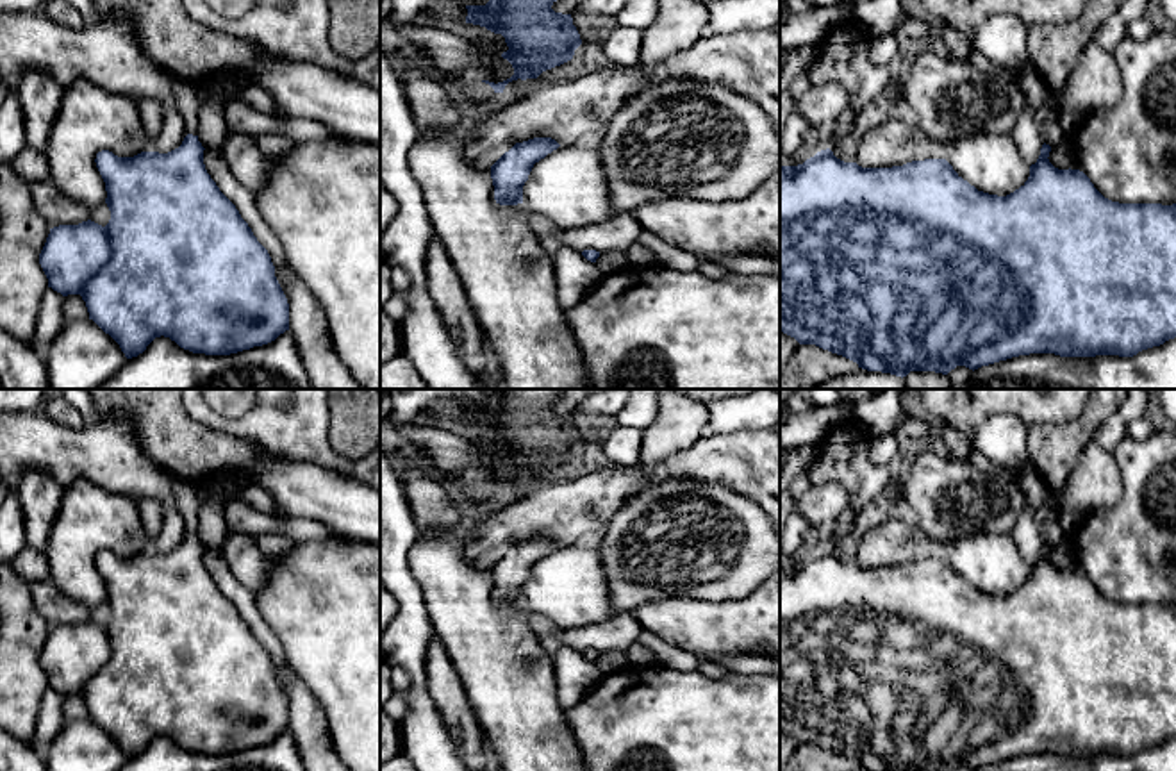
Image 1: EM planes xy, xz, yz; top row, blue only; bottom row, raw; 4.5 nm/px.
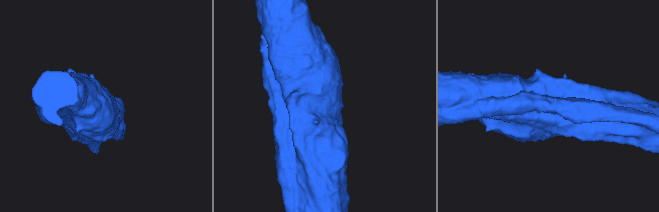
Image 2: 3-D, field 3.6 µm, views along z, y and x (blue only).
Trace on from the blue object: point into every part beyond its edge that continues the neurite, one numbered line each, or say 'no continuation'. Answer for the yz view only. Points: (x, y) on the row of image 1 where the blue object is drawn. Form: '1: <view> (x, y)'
no continuation

